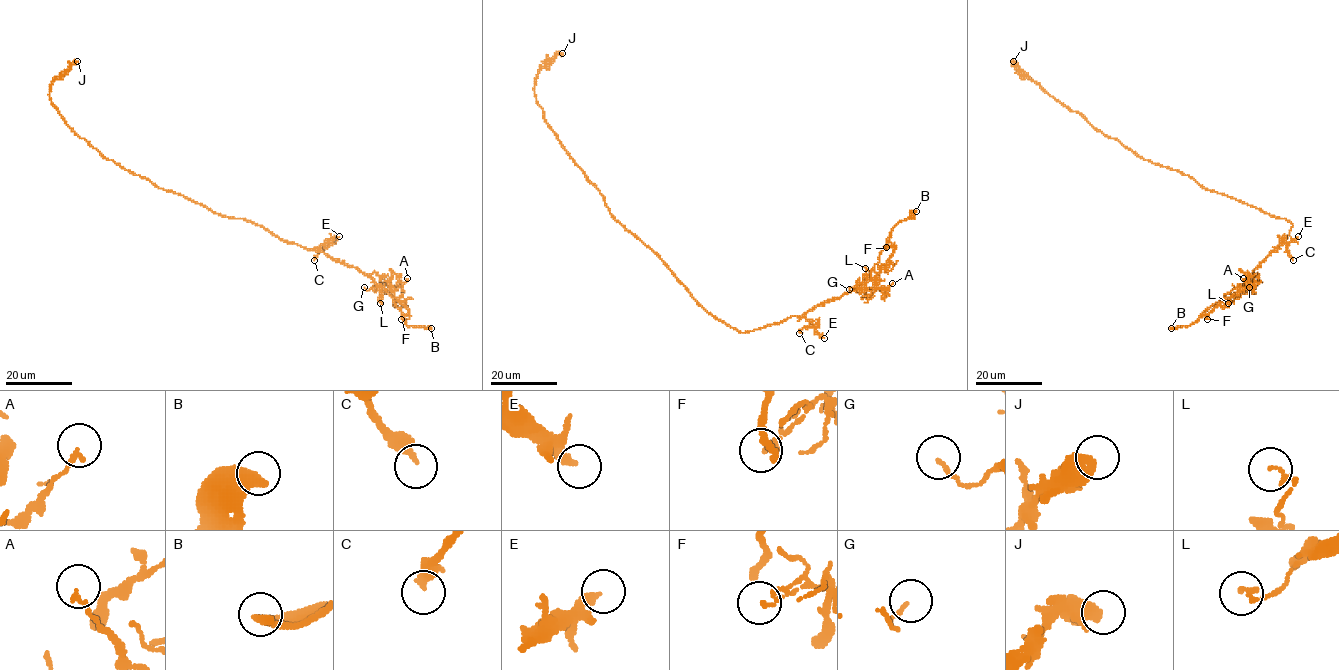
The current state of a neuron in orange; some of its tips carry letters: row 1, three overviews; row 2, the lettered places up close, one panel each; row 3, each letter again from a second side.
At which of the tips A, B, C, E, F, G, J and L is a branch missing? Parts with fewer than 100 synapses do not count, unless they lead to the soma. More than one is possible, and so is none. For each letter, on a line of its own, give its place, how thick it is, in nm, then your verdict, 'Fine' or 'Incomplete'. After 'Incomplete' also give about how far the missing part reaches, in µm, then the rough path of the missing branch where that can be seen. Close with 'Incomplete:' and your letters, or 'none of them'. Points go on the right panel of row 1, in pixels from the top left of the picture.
A: Place: (1243, 278). Thickness 130 nm. Fine
B: Place: (1171, 328). Thickness 380 nm. Incomplete. Missing length about 3 µm
C: Place: (1293, 260). Thickness 240 nm. Fine
E: Place: (1298, 236). Thickness 280 nm. Fine
F: Place: (1207, 319). Thickness 120 nm. Fine
G: Place: (1249, 287). Thickness 120 nm. Fine
J: Place: (1013, 61). Thickness 550 nm. Fine
L: Place: (1228, 303). Thickness 130 nm. Fine
Incomplete: B

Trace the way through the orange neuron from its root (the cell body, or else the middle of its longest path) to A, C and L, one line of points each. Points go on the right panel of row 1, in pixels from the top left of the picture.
A: (1246, 204), (1285, 218), (1292, 226), (1285, 241), (1259, 264), (1239, 289), (1249, 287), (1243, 278)
C: (1246, 204), (1292, 224), (1285, 241), (1275, 249), (1284, 241), (1293, 260)
L: (1246, 204), (1285, 218), (1292, 226), (1285, 241), (1254, 271), (1239, 290), (1241, 294), (1228, 303)

